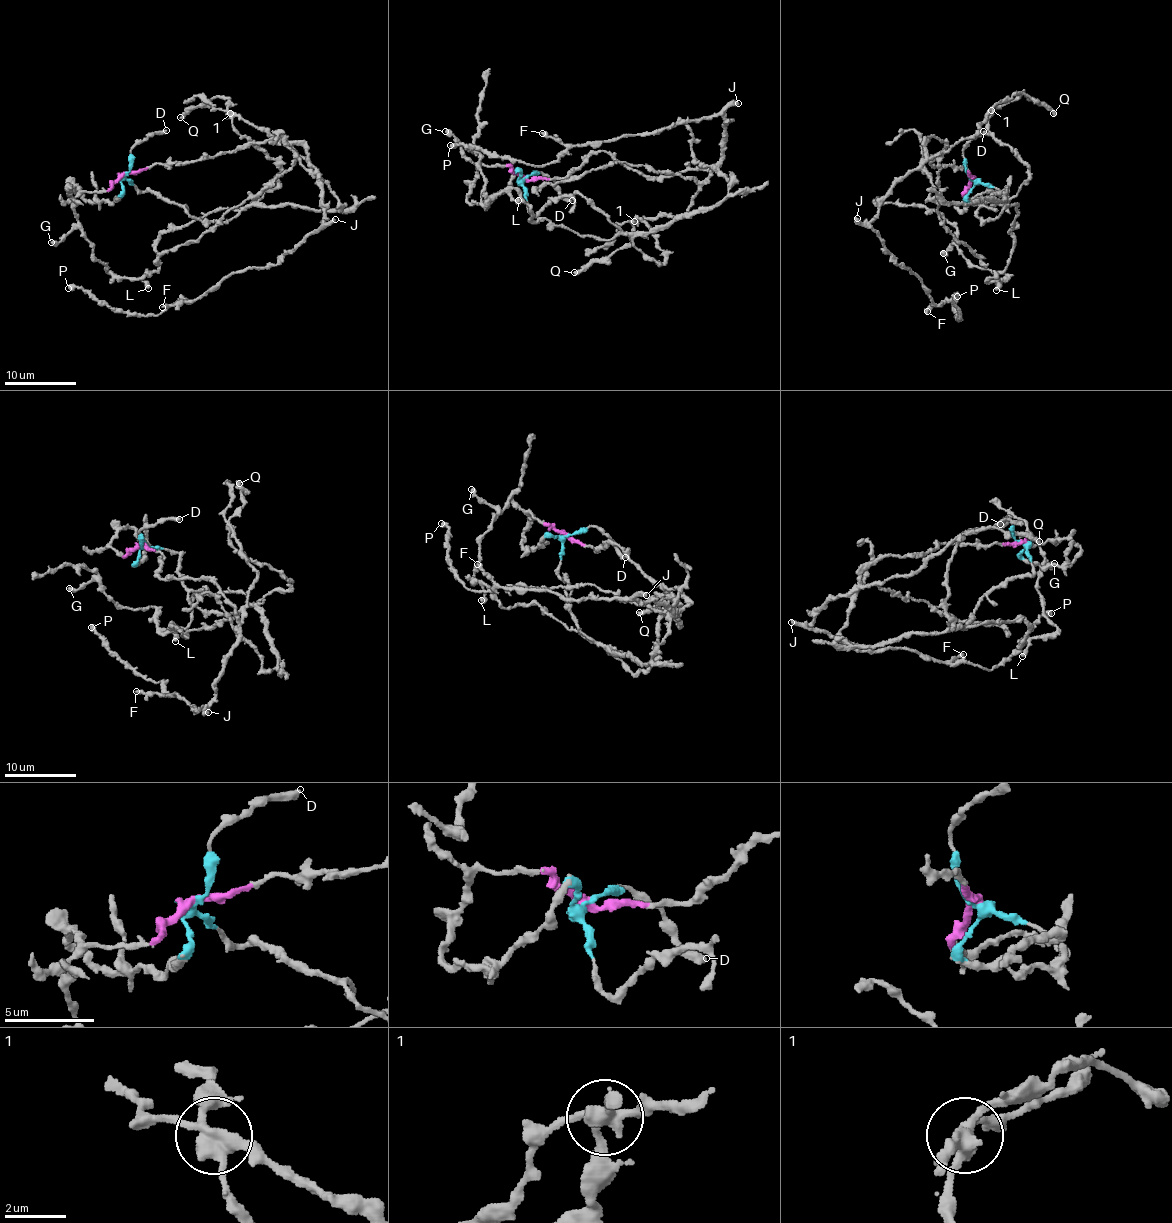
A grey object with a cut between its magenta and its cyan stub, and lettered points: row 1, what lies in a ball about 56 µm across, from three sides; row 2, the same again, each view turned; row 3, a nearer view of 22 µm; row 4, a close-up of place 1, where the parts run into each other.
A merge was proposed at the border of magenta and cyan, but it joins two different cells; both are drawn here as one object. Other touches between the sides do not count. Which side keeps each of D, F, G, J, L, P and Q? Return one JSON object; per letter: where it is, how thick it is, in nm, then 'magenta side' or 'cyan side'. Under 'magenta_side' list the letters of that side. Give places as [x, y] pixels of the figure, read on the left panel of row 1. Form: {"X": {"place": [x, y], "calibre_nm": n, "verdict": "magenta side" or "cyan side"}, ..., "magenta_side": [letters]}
{"D": {"place": [166, 130], "calibre_nm": 440, "verdict": "cyan side"}, "F": {"place": [162, 307], "calibre_nm": 420, "verdict": "magenta side"}, "G": {"place": [51, 242], "calibre_nm": 500, "verdict": "cyan side"}, "J": {"place": [335, 219], "calibre_nm": 440, "verdict": "magenta side"}, "L": {"place": [148, 288], "calibre_nm": 440, "verdict": "cyan side"}, "P": {"place": [68, 288], "calibre_nm": 550, "verdict": "magenta side"}, "Q": {"place": [180, 117], "calibre_nm": 400, "verdict": "cyan side"}, "magenta_side": ["F", "J", "P"]}

